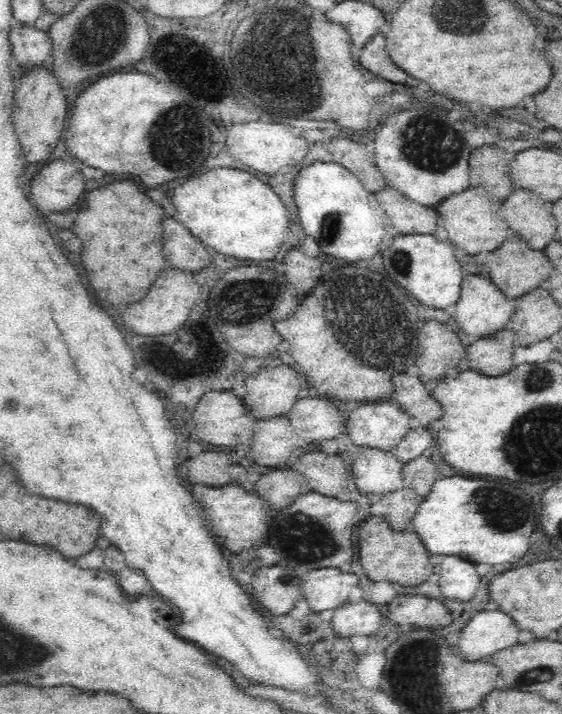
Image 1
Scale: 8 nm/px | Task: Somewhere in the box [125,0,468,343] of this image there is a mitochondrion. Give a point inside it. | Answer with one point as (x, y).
(271, 57)

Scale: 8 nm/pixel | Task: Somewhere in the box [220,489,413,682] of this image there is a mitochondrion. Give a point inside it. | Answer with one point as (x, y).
(303, 531)

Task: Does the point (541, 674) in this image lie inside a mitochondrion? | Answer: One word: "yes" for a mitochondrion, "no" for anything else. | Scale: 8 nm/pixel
yes

